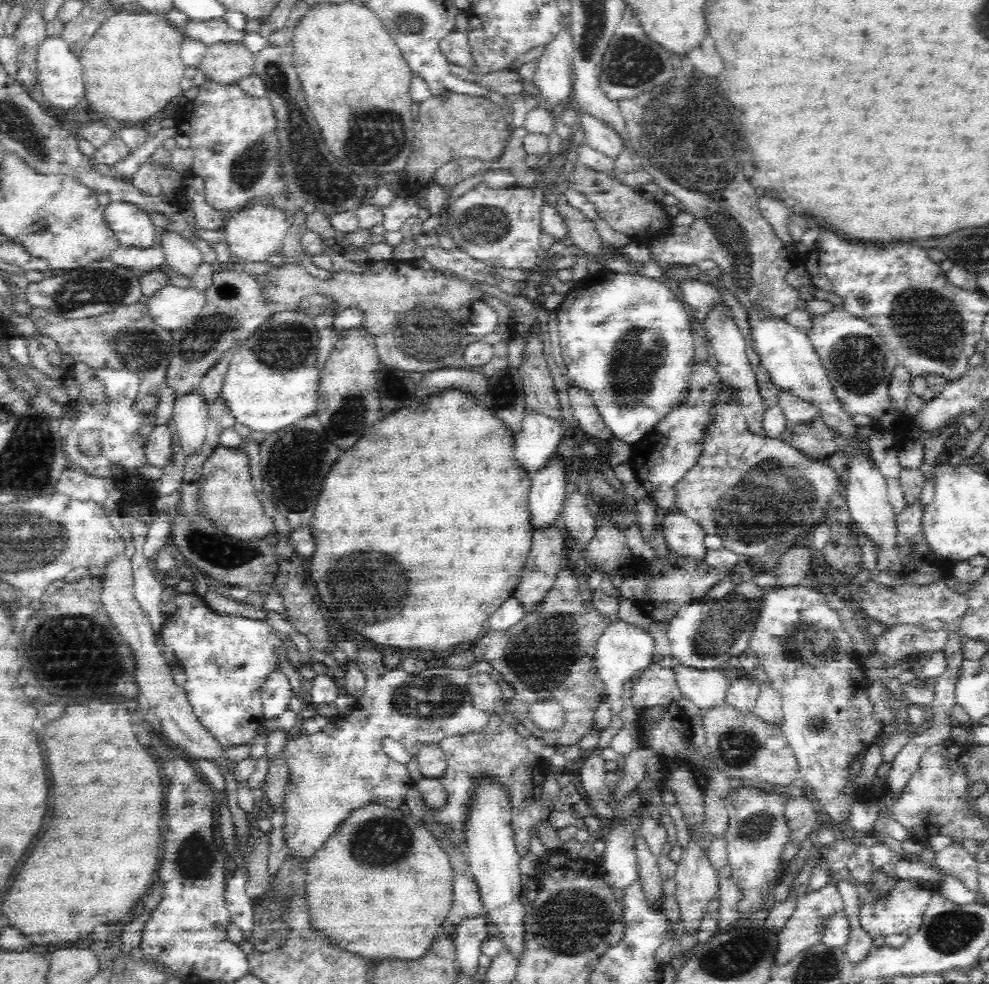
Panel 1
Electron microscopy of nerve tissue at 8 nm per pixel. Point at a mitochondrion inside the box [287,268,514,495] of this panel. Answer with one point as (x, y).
(426, 333)

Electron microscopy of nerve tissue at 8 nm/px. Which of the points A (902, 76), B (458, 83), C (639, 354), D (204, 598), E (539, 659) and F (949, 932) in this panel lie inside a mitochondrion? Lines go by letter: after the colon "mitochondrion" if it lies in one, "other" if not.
A: other
B: other
C: mitochondrion
D: other
E: mitochondrion
F: mitochondrion

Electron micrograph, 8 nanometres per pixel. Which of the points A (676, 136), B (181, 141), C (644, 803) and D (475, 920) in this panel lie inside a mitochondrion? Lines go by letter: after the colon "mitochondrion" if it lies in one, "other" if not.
A: mitochondrion
B: other
C: other
D: other

